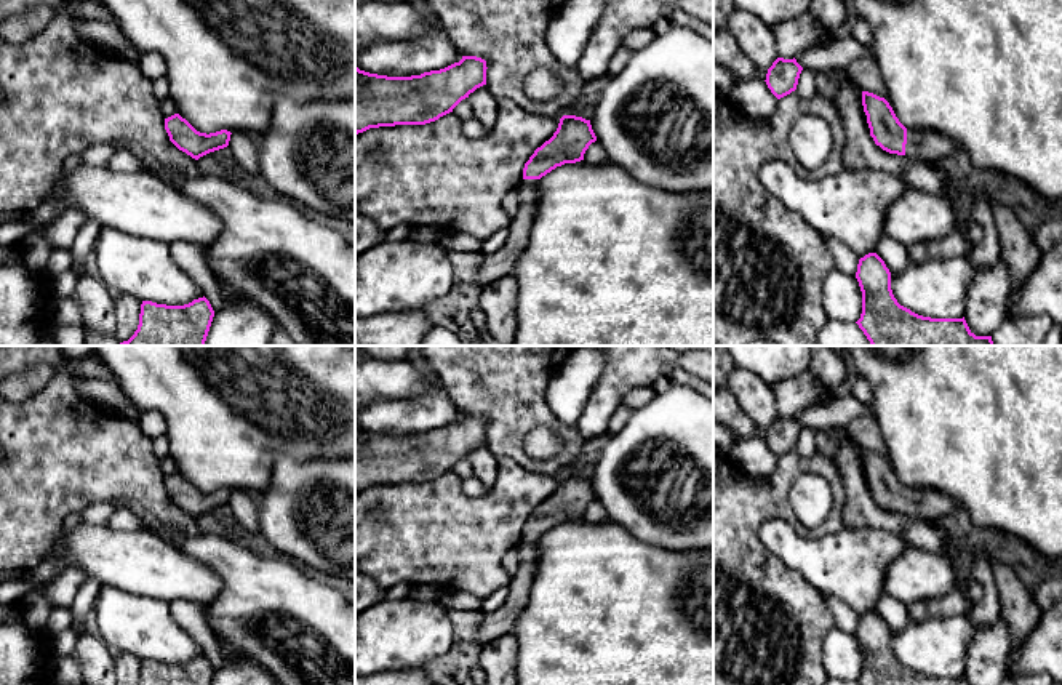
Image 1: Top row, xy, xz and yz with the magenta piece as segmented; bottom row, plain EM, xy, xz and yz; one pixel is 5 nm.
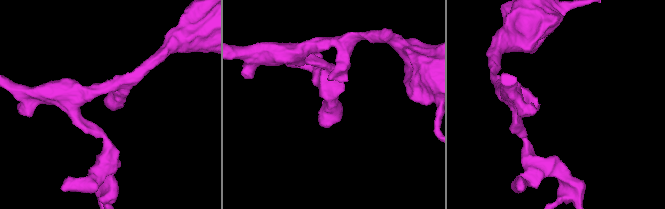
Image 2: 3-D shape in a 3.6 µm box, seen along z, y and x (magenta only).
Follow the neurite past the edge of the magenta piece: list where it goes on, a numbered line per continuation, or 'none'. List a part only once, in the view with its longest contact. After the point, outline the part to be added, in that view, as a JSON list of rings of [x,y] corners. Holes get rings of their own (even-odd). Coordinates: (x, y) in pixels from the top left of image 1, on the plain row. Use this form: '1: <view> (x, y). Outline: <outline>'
1: yz (930, 504). Outline: [[[907,487],[905,515],[928,522],[939,522],[958,511],[956,501],[932,488]]]

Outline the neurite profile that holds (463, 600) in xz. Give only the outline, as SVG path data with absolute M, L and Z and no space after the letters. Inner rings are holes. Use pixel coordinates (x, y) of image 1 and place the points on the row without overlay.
M445 589L438 603L441 603L446 610L459 611L477 611L481 608L481 599L467 591Z

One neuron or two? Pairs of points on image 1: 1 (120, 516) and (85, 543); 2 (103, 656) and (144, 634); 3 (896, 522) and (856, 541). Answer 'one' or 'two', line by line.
1: two
2: two
3: two

